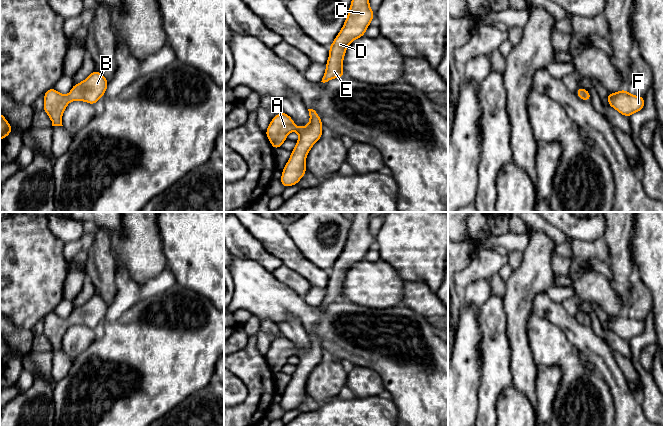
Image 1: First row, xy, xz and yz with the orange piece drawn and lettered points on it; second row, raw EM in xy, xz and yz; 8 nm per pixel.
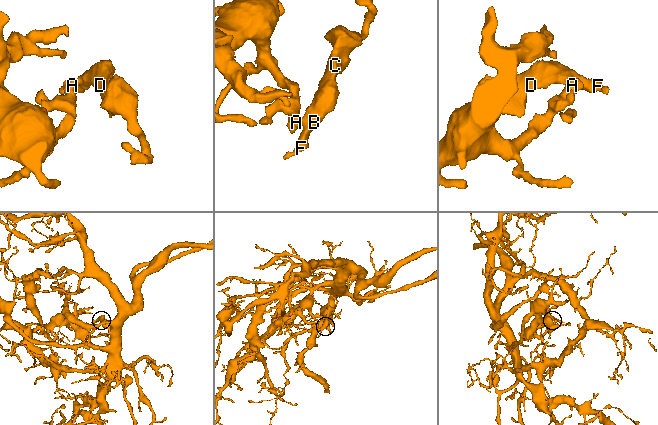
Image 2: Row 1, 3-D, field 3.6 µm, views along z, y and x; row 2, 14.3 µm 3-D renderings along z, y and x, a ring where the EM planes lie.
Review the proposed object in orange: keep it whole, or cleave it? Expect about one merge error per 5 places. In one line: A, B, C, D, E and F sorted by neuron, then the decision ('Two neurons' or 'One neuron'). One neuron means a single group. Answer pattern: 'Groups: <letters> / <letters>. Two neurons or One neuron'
Groups: A B C D E F. One neuron

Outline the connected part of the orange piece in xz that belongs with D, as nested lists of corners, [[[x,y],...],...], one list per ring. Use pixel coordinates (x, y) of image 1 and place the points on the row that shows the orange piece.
[[[352,0],[344,25],[329,47],[329,58],[325,64],[326,70],[321,82],[345,77],[343,59],[346,49],[351,42],[365,36],[365,31],[374,16],[369,0]]]

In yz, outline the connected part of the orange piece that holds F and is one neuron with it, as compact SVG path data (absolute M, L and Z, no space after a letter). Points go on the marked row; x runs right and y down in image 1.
M626 89L607 95L608 104L620 114L630 117L633 113L641 111L645 106L645 98L630 94Z

